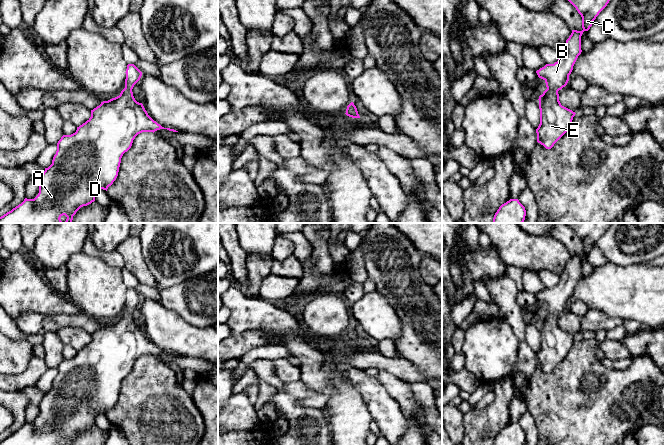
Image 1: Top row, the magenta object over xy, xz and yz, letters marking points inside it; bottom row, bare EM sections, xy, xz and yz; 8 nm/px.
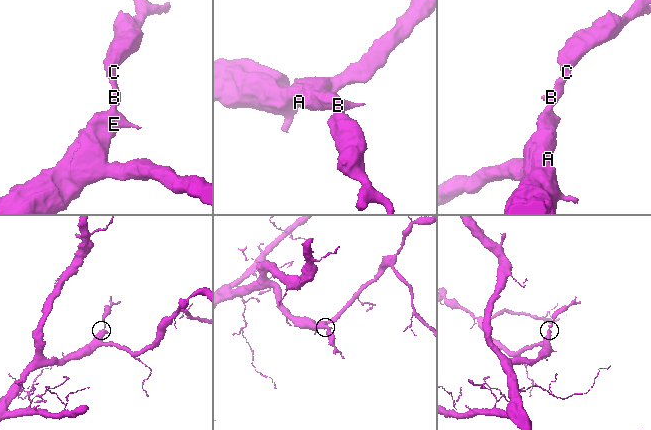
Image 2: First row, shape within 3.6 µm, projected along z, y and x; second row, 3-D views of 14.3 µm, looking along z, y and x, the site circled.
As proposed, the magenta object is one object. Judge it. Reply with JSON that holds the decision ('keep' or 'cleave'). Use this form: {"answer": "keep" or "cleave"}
{"answer": "keep"}

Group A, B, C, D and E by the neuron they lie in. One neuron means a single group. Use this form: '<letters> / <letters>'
A B C D E

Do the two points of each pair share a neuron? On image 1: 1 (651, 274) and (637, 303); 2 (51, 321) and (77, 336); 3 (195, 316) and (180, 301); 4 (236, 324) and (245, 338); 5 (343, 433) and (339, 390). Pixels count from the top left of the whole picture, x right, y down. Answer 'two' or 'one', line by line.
1: one
2: two
3: one
4: two
5: one

